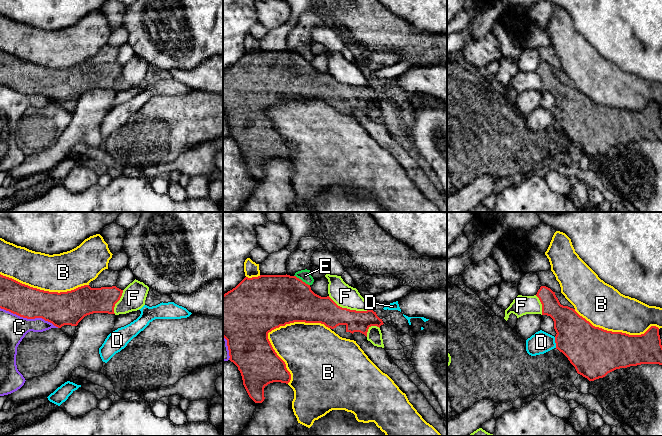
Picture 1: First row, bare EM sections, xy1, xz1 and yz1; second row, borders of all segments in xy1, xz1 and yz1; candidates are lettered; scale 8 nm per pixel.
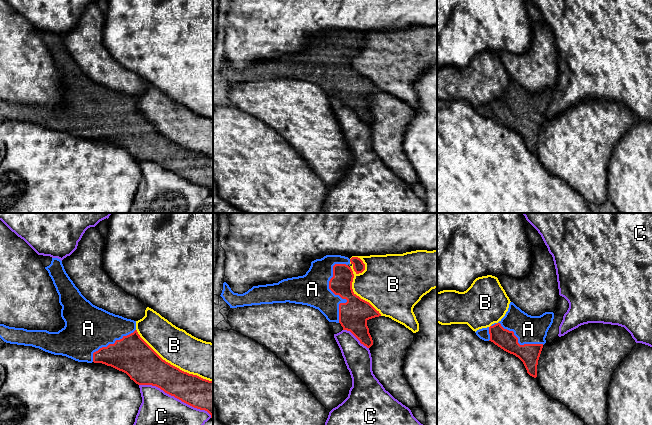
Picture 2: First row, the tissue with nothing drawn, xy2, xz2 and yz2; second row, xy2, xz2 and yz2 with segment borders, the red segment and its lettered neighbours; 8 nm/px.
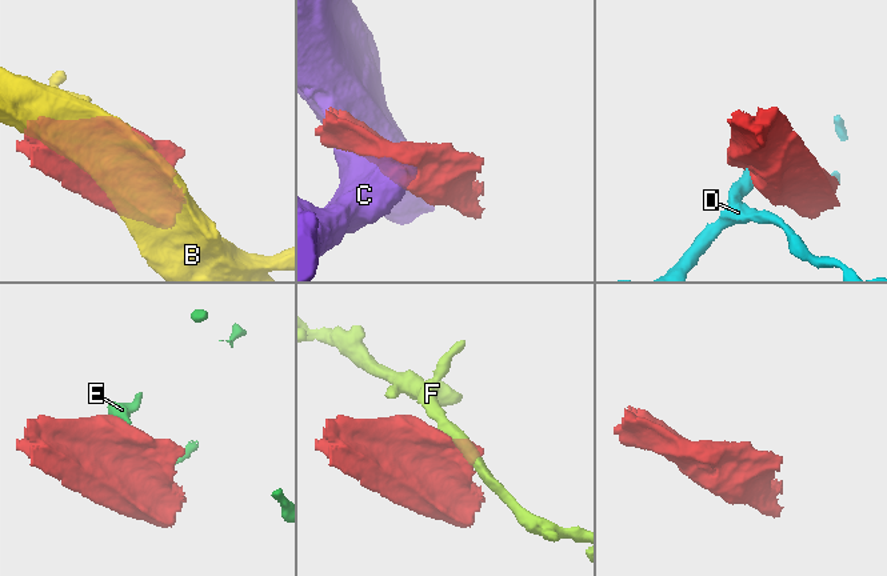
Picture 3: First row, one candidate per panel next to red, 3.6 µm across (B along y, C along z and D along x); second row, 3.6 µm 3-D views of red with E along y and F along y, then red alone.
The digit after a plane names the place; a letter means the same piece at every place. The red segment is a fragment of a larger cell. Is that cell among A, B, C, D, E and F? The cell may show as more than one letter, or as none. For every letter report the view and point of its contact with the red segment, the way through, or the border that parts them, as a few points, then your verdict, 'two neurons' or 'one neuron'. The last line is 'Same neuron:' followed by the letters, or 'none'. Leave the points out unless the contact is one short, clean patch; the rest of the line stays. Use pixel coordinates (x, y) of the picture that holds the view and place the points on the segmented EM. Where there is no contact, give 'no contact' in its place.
A: contact xz2 (334, 293); one neuron
B: contact xz1 (273, 329); two neurons
C: contact xy2 (176, 397); two neurons
D: contact yz1 (555, 342); two neurons
E: contact xz1 (301, 280); border xz1 (294, 275), (309, 285); two neurons
F: contact xz1 (349, 309); two neurons
Same neuron: A

